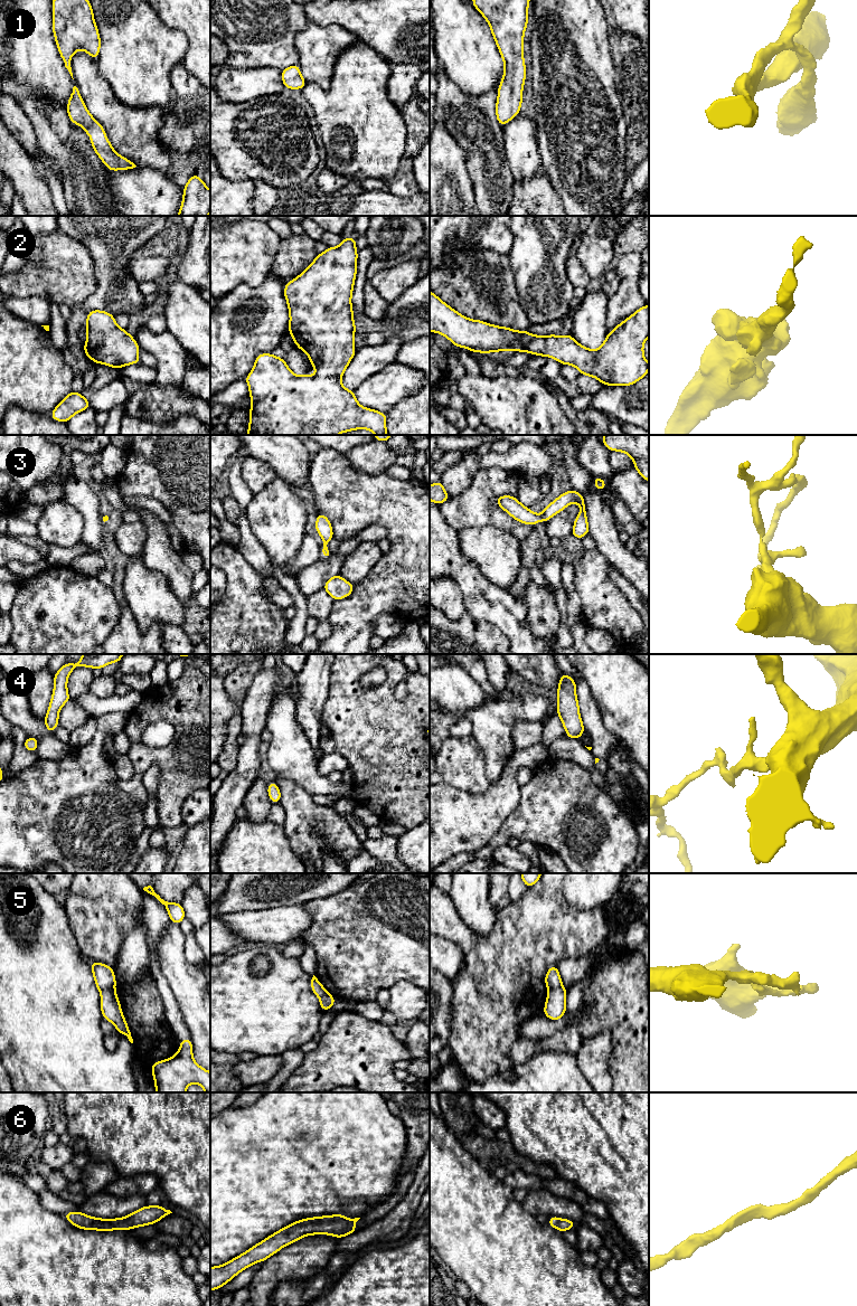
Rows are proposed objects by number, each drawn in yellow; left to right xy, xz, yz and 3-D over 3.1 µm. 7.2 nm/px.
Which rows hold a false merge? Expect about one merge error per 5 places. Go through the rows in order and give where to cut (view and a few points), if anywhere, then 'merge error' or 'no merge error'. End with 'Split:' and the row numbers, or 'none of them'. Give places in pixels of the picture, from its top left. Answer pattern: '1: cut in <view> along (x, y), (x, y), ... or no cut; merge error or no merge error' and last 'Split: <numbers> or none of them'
1: no cut; no merge error
2: no cut; no merge error
3: no cut; no merge error
4: no cut; no merge error
5: cut in xy along (113, 986), (106, 987), (101, 992); merge error
6: no cut; no merge error
Split: 5

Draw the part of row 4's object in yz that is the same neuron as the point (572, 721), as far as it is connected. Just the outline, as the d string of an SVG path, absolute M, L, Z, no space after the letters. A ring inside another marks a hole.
M561 673L557 690L557 716L568 738L580 739L585 731L576 697L576 683L572 676Z

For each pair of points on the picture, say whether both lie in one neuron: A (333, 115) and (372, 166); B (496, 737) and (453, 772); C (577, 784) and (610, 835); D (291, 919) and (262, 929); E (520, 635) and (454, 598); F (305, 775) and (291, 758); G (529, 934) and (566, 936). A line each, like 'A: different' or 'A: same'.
A: same
B: different
C: same
D: same
E: different
F: same
G: same

